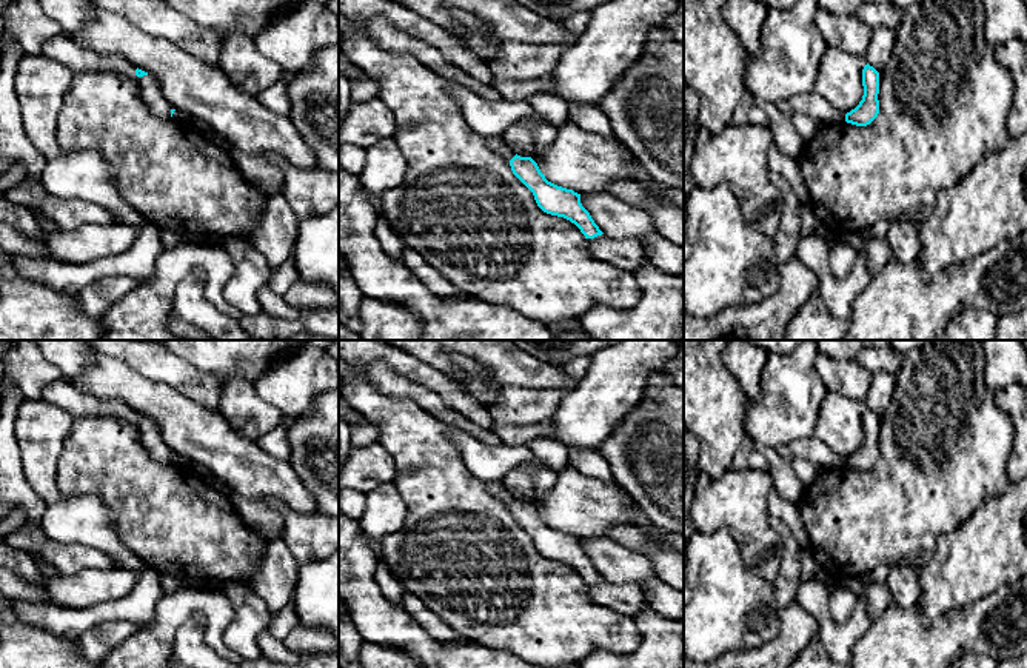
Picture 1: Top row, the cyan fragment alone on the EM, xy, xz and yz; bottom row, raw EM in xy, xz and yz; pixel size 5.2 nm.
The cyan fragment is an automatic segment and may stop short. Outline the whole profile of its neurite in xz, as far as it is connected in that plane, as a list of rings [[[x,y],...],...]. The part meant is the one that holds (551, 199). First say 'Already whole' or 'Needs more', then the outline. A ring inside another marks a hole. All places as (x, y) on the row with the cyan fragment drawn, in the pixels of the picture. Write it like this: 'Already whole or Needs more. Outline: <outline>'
Needs more. Outline: [[[500,135],[487,137],[487,143],[493,151],[510,160],[513,174],[533,192],[537,206],[544,212],[570,220],[585,239],[604,234],[582,206],[580,194],[548,182],[531,157],[514,154]]]

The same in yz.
Already whole. Outline: [[[868,63],[862,69],[864,95],[859,105],[845,114],[845,122],[856,126],[870,125],[879,114],[879,72]]]

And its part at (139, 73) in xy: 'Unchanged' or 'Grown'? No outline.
Grown

